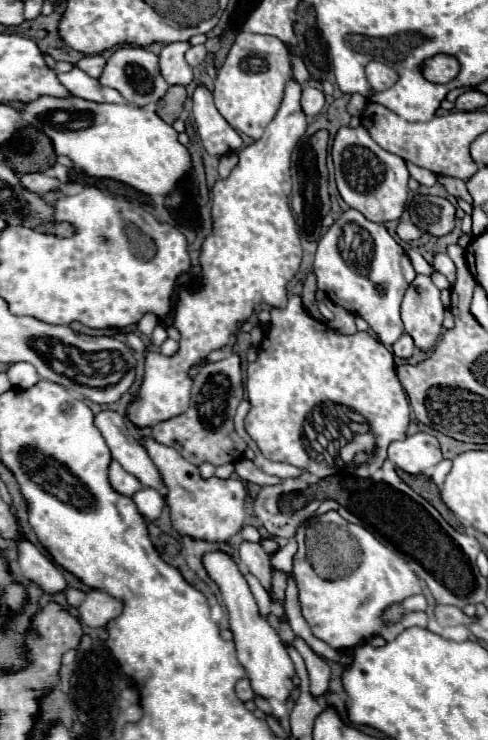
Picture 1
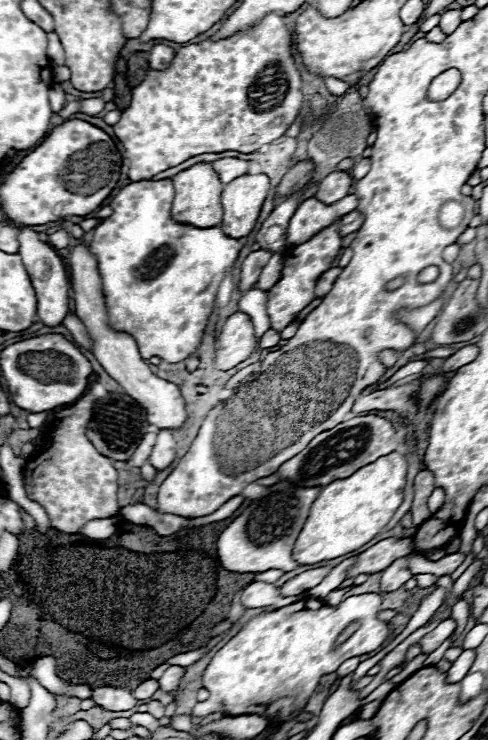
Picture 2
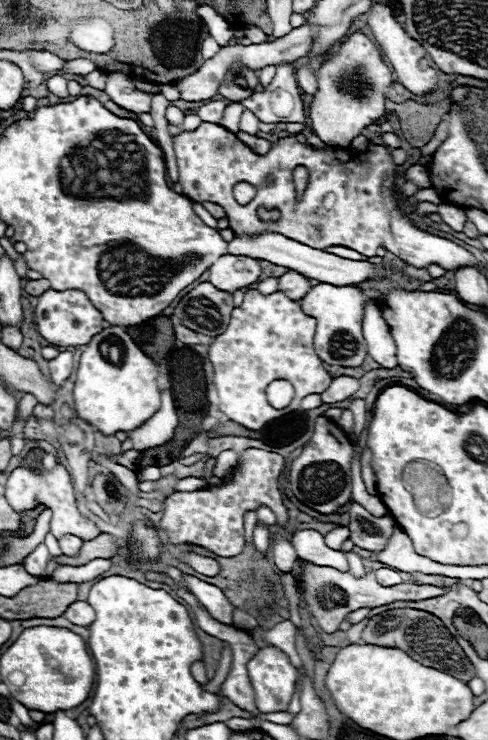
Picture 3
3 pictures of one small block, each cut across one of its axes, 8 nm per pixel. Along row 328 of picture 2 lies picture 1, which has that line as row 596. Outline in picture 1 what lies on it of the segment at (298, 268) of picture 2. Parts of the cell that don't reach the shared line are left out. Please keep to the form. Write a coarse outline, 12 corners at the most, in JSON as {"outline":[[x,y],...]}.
{"outline":[[272,572],[272,594],[284,604],[288,574]]}

